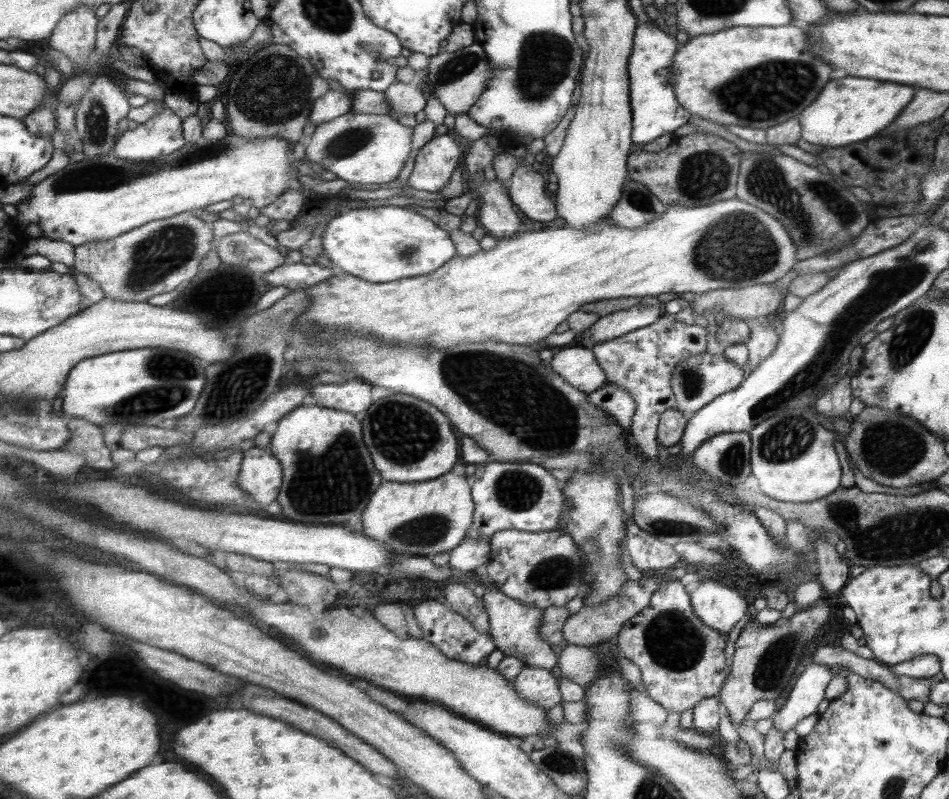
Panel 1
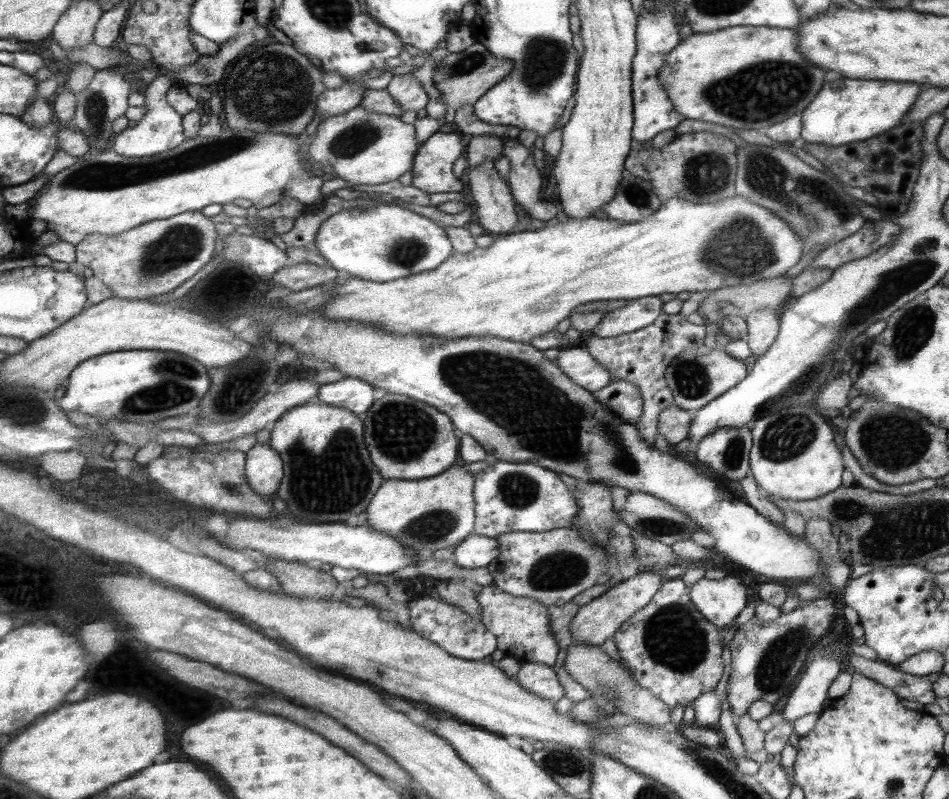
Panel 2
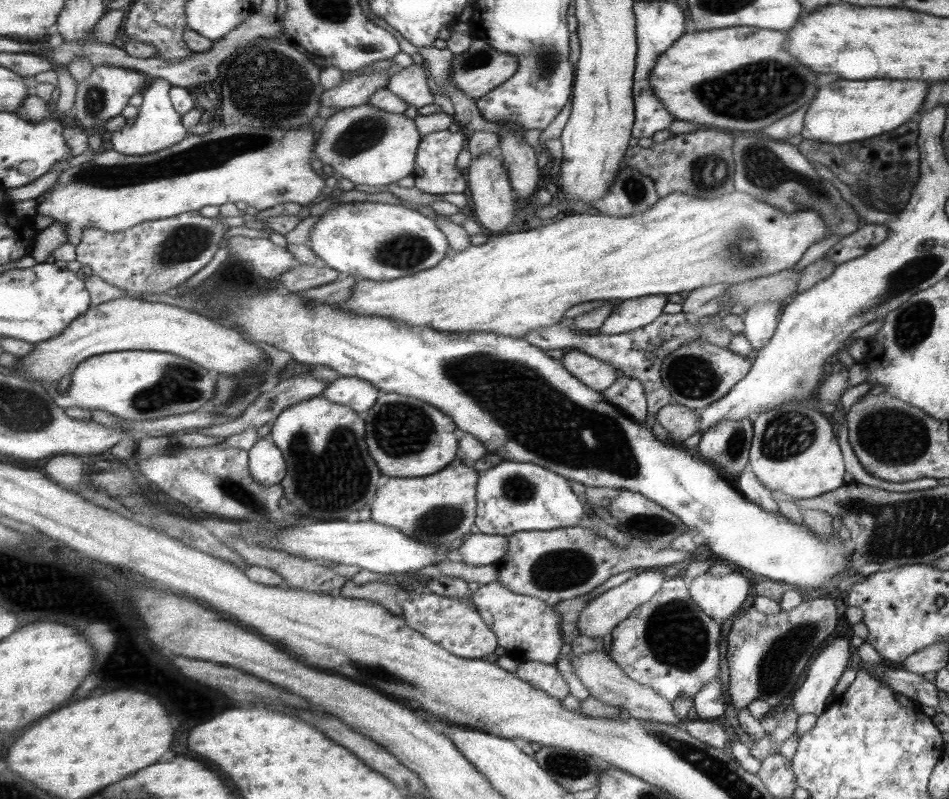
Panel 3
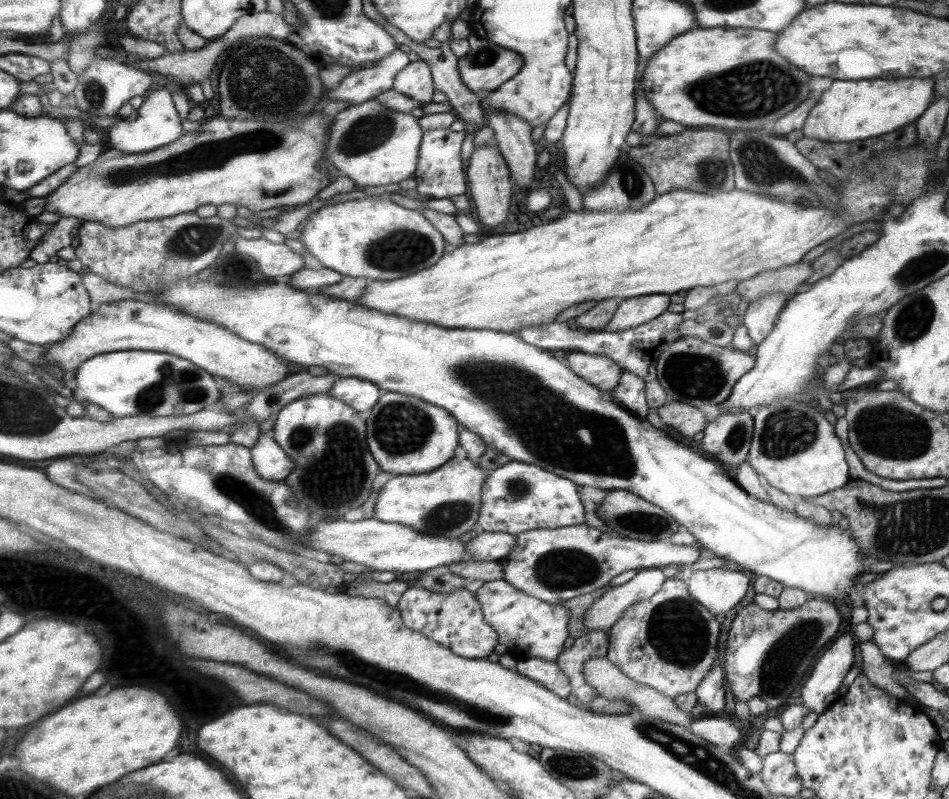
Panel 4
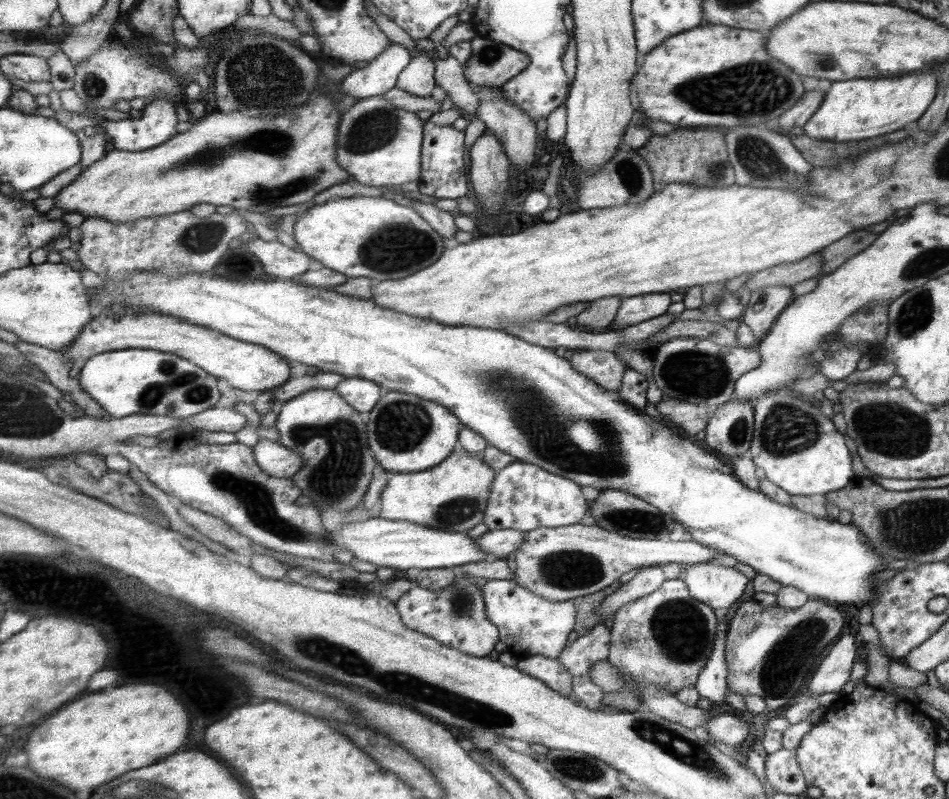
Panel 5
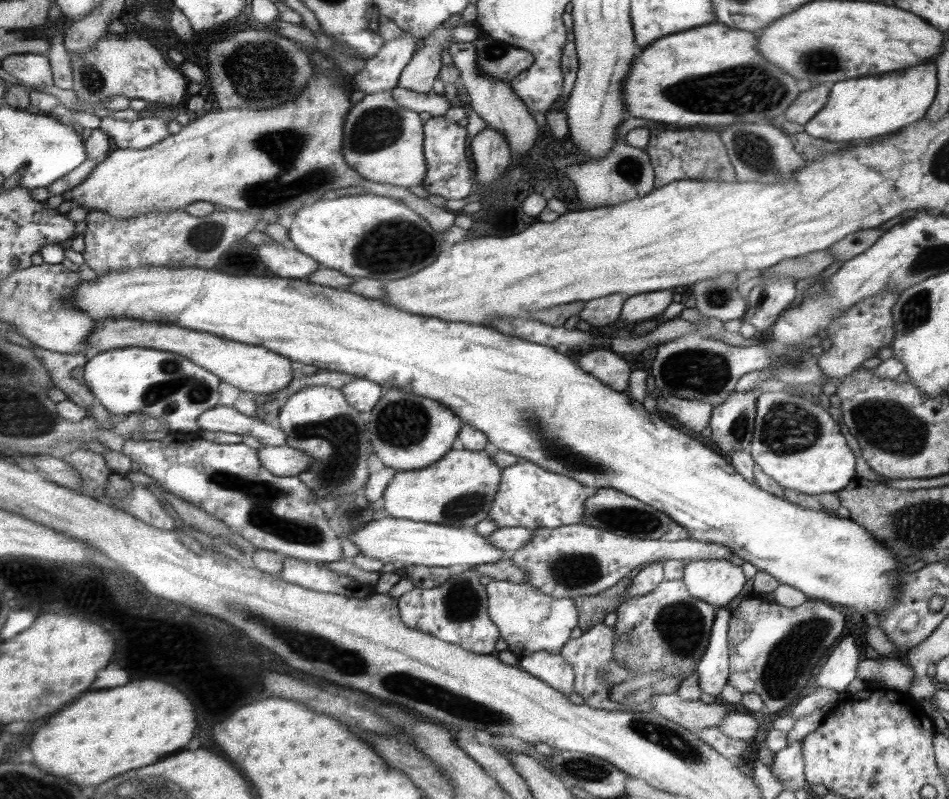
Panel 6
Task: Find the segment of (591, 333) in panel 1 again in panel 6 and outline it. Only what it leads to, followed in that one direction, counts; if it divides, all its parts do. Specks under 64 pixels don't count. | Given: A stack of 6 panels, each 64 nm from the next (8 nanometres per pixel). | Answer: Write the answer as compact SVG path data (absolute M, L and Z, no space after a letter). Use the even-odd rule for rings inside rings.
M676 288L658 292L658 294L638 294L625 300L624 308L620 312L619 320L626 322L638 322L638 320L650 320L661 318L664 310L672 304L674 293L682 292L684 288Z

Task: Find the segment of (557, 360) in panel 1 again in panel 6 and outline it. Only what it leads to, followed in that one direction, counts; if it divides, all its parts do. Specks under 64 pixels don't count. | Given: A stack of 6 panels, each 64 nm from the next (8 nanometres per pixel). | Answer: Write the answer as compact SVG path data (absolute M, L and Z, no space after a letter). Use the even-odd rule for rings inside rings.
M596 349L580 356L578 365L582 370L593 374L606 385L613 387L614 390L625 392L629 388L632 368L624 357L618 358L614 352Z

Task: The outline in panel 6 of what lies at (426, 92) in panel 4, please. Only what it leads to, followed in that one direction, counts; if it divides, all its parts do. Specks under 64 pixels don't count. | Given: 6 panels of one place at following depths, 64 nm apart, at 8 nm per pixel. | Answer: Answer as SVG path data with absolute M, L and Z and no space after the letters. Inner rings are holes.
M440 25L423 38L424 46L413 54L408 66L404 67L398 86L420 93L432 89L442 66L442 52L453 42L452 30L452 27Z

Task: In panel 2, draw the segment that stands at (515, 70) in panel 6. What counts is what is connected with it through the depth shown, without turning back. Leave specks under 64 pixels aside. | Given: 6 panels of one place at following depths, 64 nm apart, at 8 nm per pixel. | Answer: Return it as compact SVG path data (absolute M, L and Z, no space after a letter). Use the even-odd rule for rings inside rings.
M476 40L468 49L450 53L435 64L433 80L435 87L441 92L444 104L450 105L456 110L460 105L473 105L484 97L494 85L510 74L513 66L512 60L498 58L497 55L490 53L485 44Z

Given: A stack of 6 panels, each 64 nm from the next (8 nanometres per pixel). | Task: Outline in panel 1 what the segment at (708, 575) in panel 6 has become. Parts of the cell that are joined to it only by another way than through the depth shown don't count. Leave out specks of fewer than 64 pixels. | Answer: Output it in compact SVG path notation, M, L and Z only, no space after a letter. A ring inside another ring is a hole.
M705 579L691 594L693 609L706 626L719 633L730 632L748 610L748 602L732 583Z

